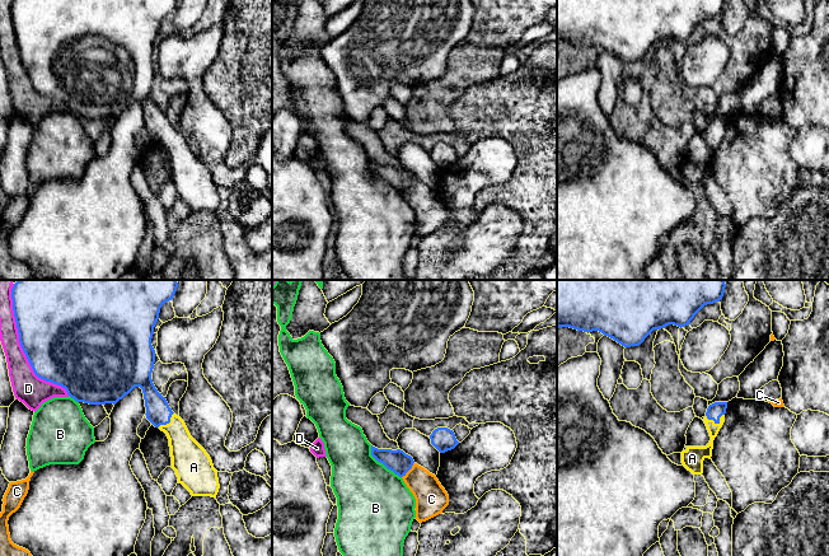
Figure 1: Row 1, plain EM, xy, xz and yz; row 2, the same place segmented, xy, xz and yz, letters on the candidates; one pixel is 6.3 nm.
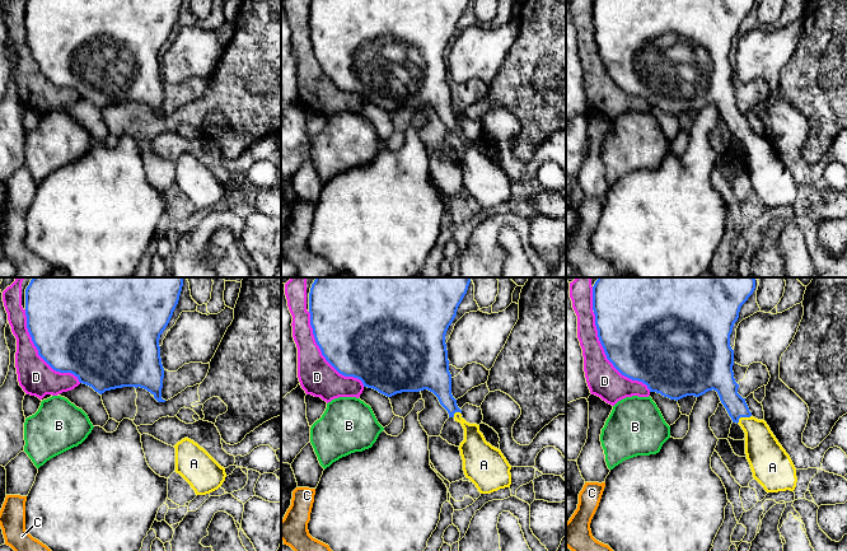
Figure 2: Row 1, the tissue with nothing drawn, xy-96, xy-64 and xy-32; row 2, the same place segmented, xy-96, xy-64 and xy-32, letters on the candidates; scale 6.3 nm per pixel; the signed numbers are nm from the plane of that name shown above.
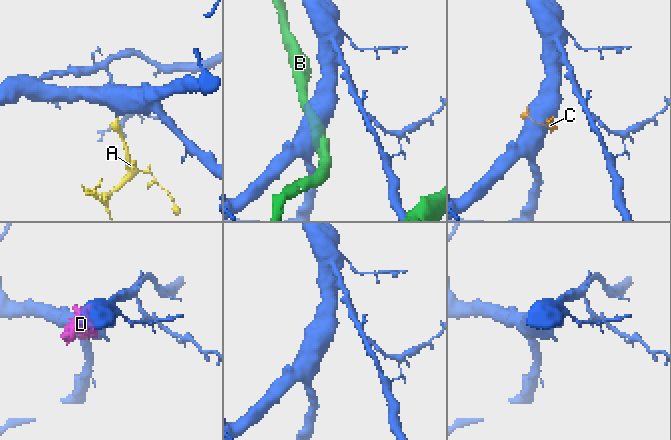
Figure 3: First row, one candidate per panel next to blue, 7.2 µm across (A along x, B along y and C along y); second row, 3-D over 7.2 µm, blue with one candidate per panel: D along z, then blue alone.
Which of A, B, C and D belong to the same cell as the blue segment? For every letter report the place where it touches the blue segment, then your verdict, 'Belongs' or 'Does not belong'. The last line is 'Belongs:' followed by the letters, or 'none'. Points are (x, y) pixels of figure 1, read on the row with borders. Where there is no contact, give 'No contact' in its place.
A: Touches blue at yz (715, 423). Belongs
B: Touches blue at xz (382, 462). Does not belong
C: Touches blue at xz (410, 468). Does not belong
D: Touches blue at xy (20, 345). Does not belong
Belongs: A

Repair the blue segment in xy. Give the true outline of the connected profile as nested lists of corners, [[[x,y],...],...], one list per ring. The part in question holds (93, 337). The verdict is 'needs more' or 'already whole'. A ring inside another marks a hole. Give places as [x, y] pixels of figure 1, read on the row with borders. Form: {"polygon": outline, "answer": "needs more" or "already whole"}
{"polygon": [[[18,280],[11,289],[11,299],[20,346],[38,378],[61,386],[76,402],[89,405],[116,405],[135,387],[140,387],[146,419],[169,439],[172,468],[178,482],[192,496],[216,497],[220,485],[210,455],[191,436],[184,421],[172,411],[151,379],[155,363],[151,345],[154,327],[160,308],[173,299],[177,288],[177,280]]], "answer": "needs more"}

